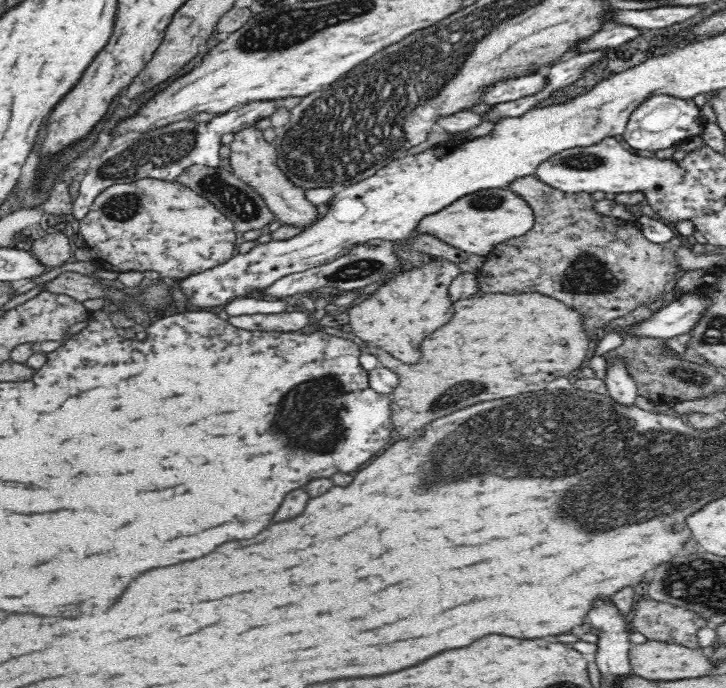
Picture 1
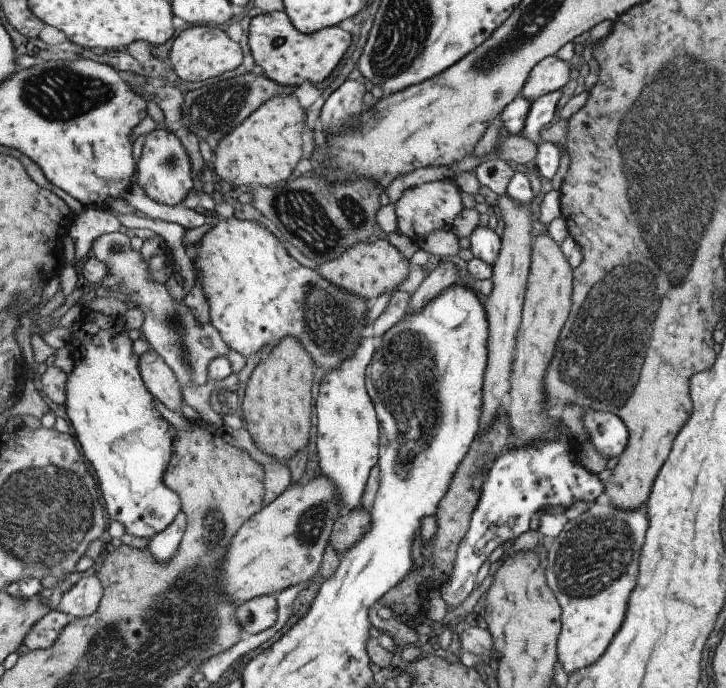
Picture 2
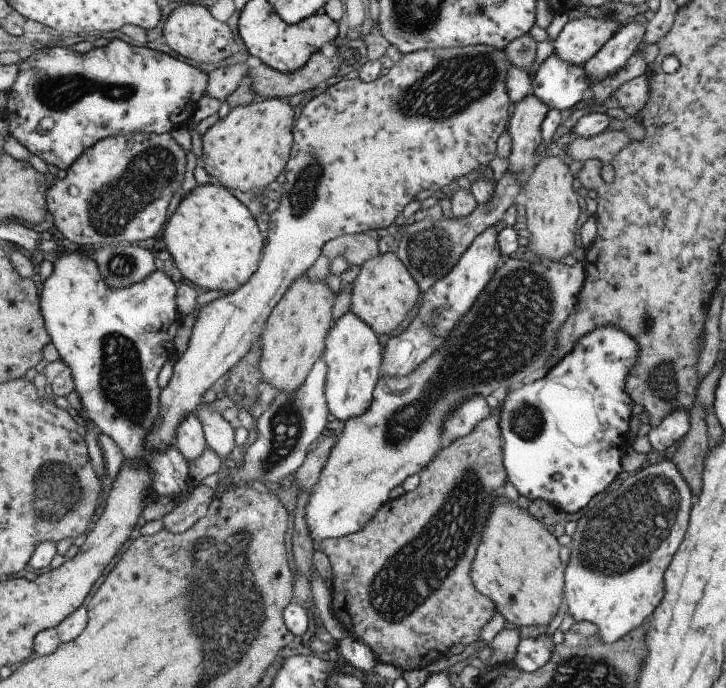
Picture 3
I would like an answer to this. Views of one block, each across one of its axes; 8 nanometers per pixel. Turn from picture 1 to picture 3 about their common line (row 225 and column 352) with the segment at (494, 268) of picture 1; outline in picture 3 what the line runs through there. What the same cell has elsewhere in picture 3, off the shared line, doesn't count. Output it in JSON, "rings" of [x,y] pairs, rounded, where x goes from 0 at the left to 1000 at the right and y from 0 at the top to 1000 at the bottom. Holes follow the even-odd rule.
{"rings":[[[676,597],[676,602],[658,613],[646,631],[635,637],[625,638],[616,648],[602,657],[602,663],[595,666],[581,682],[574,708],[543,725],[533,725],[511,750],[511,756],[492,773],[478,776],[470,782],[448,782],[439,786],[441,799],[450,808],[456,823],[456,842],[453,866],[456,869],[456,888],[466,901],[471,913],[483,927],[496,930],[506,939],[517,961],[528,965],[537,965],[551,971],[554,975],[585,971],[587,967],[605,959],[628,936],[638,939],[657,932],[663,913],[676,901],[682,892],[682,881],[674,868],[657,860],[646,840],[646,828],[653,811],[653,805],[663,782],[663,770],[668,762],[668,753],[682,730],[682,724],[691,715],[693,702],[697,699],[697,689],[691,676],[691,660],[689,656],[687,637],[687,600]]]}

